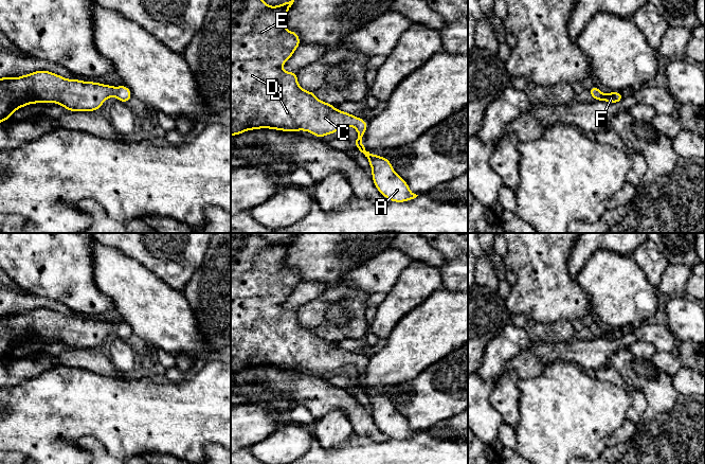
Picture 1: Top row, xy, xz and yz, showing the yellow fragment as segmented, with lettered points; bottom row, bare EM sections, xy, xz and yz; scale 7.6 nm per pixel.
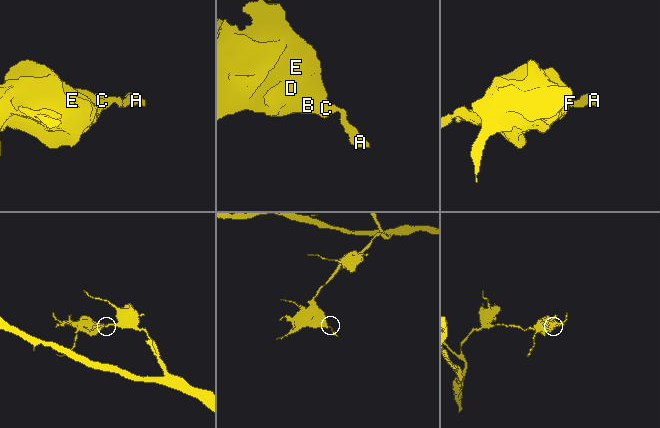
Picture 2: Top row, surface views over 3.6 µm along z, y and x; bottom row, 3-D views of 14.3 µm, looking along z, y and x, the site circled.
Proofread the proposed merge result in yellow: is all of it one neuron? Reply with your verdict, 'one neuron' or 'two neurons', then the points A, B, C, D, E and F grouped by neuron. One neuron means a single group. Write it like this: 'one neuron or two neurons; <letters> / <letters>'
one neuron; A B C D E F

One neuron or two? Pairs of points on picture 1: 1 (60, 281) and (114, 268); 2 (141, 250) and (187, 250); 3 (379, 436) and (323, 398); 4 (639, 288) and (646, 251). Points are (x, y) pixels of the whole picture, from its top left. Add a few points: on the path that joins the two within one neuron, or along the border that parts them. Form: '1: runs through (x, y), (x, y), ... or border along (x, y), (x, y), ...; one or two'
1: border along (91, 248), (93, 281), (105, 295); two
2: runs through (152, 252), (176, 249); one
3: runs through (364, 422), (345, 400), (338, 398); one
4: border along (631, 255), (647, 280), (656, 288); two

